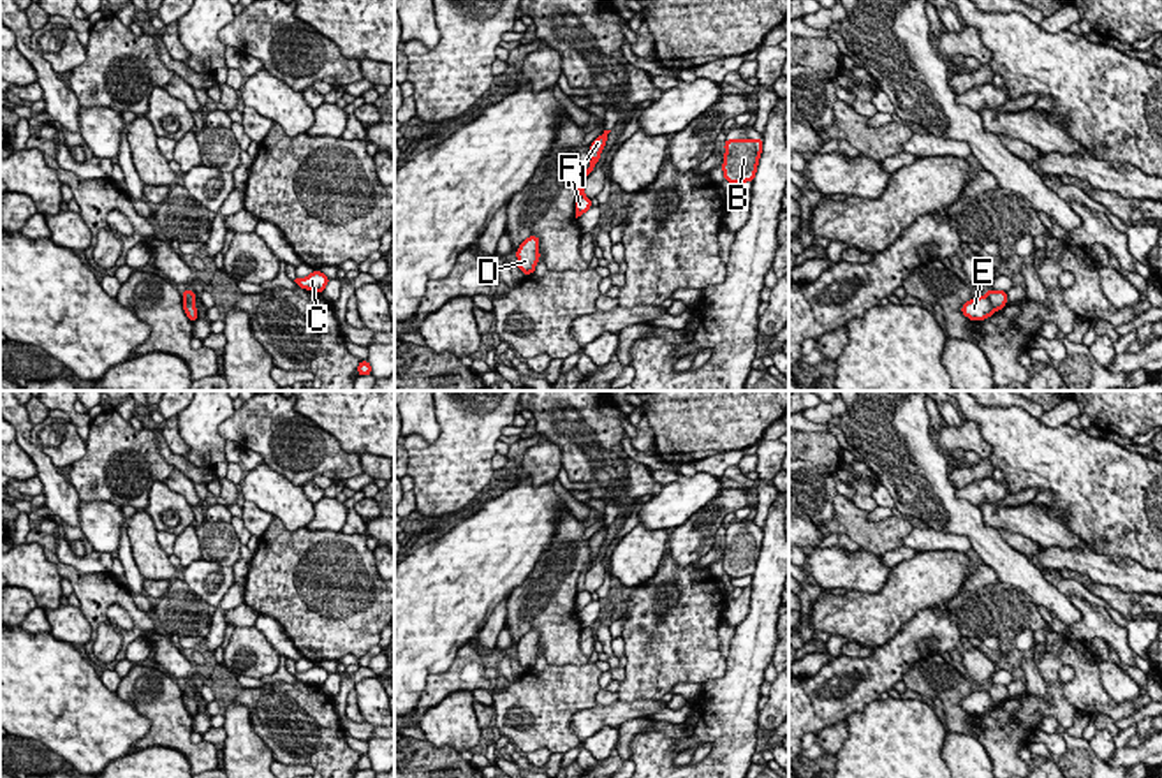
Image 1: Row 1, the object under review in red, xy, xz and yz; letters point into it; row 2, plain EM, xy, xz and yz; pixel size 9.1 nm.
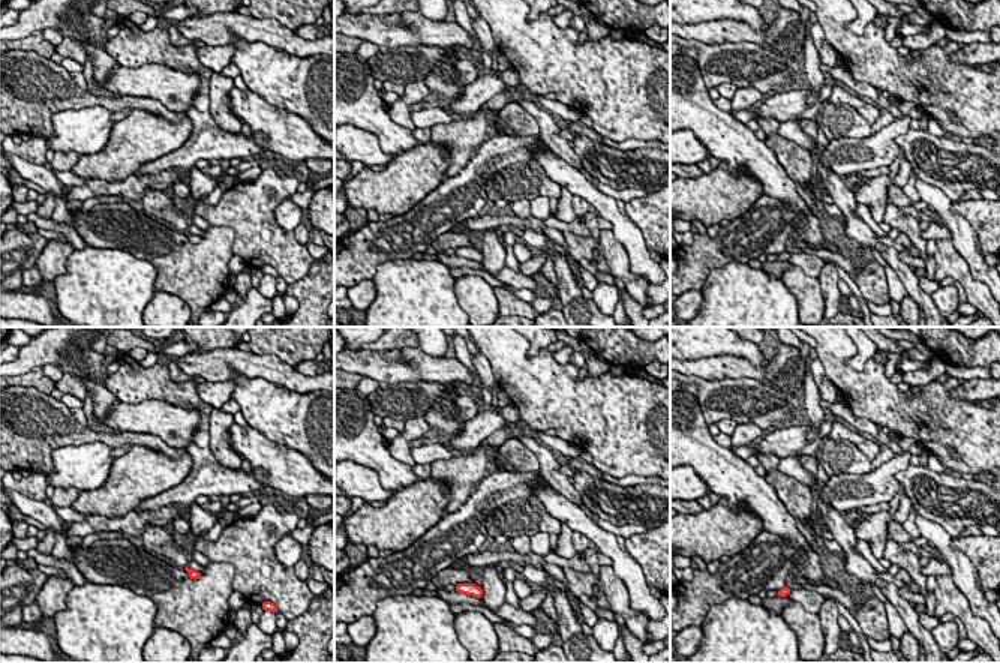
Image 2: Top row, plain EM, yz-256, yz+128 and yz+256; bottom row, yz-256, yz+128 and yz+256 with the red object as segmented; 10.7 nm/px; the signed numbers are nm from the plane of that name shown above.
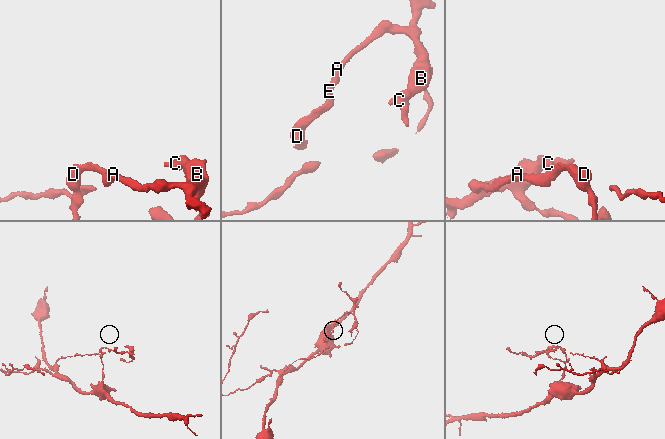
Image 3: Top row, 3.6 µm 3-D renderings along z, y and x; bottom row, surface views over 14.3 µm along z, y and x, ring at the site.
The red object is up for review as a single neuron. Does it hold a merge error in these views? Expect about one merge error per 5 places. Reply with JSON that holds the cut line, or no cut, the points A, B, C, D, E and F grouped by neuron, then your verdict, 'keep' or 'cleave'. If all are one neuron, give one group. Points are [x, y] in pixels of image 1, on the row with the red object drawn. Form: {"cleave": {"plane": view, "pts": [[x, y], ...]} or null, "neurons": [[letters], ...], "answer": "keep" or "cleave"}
{"cleave": {"plane": "yz", "pts": [[986, 294], [995, 308]]}, "neurons": [["A", "B", "C", "E"], ["D", "F"]], "answer": "cleave"}

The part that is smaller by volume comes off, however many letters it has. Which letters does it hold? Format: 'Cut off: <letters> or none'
Cut off: A, B, C, E

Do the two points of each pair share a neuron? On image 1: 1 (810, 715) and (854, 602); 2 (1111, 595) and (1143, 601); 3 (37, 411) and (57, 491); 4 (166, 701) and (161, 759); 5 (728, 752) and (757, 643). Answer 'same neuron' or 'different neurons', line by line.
1: different neurons
2: same neuron
3: different neurons
4: different neurons
5: same neuron

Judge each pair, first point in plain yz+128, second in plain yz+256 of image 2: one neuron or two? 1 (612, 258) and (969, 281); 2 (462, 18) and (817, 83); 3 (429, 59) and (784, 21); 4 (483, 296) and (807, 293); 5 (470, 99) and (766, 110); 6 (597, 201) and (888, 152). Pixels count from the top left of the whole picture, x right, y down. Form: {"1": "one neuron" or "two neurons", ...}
{"1": "one neuron", "2": "one neuron", "3": "one neuron", "4": "one neuron", "5": "one neuron", "6": "two neurons"}

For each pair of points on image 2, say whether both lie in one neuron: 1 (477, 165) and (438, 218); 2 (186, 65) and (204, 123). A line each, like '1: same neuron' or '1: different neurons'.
1: same neuron
2: same neuron

